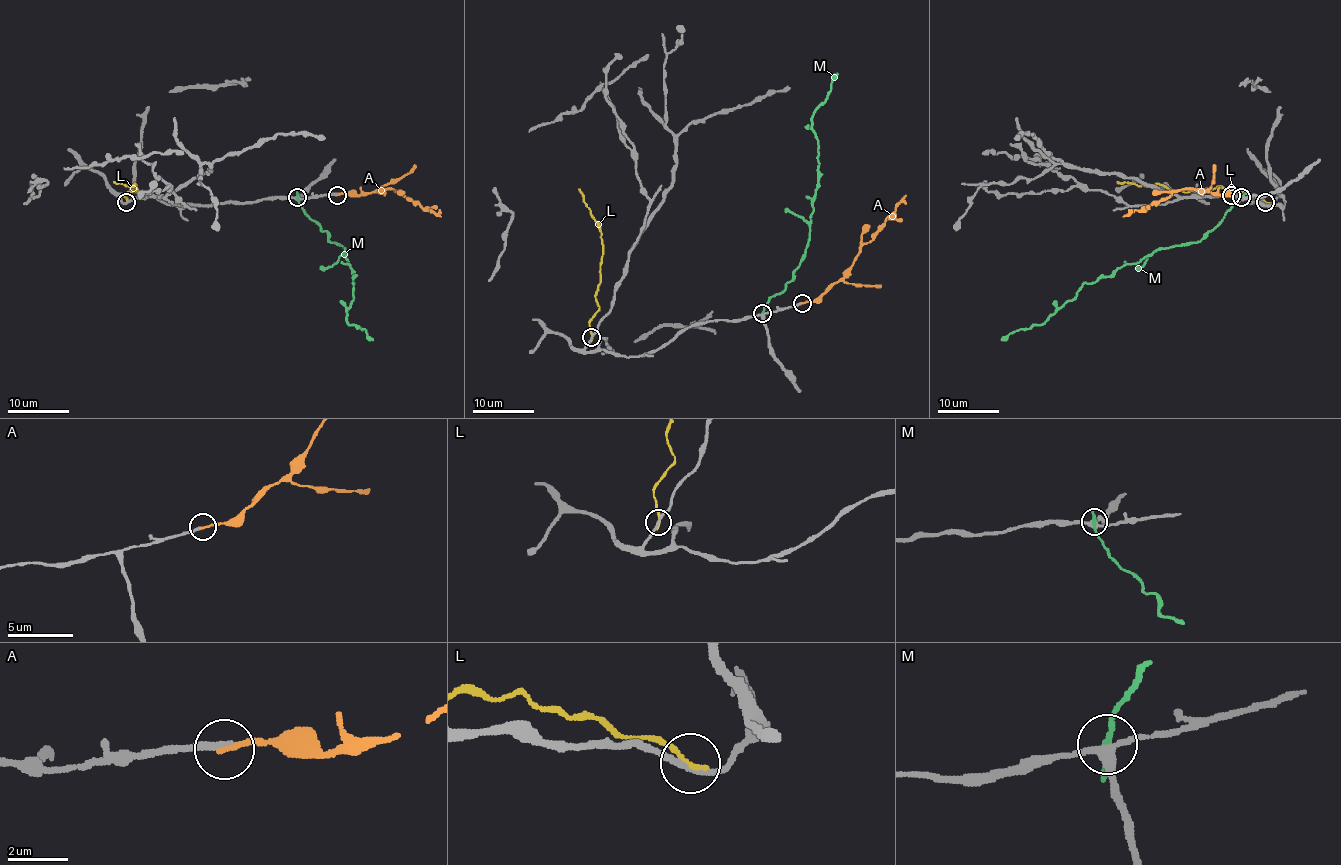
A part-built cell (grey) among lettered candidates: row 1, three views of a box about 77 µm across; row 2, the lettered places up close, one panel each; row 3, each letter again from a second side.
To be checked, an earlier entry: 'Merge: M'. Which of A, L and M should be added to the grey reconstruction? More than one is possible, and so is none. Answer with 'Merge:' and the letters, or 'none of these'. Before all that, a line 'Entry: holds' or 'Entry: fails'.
Entry: fails
Merge: A

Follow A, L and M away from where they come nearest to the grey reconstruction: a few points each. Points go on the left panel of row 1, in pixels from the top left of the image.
A: (337, 194), (394, 190), (441, 216)
L: (127, 202), (124, 196), (135, 190), (130, 188), (136, 193), (138, 190), (135, 183), (128, 186), (113, 182)
M: (297, 197), (302, 210), (329, 241), (345, 250), (354, 282), (347, 321), (362, 329), (371, 340)

